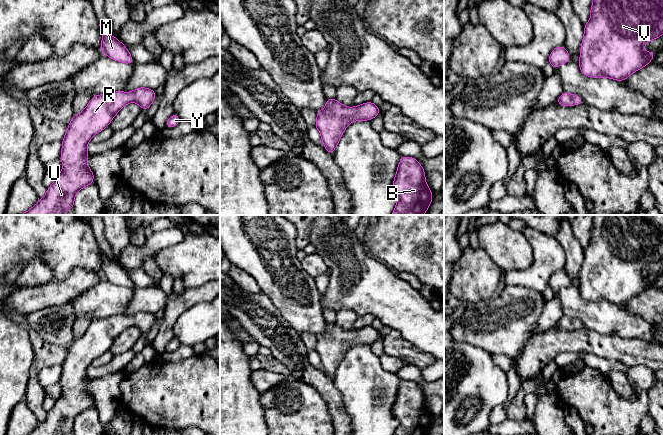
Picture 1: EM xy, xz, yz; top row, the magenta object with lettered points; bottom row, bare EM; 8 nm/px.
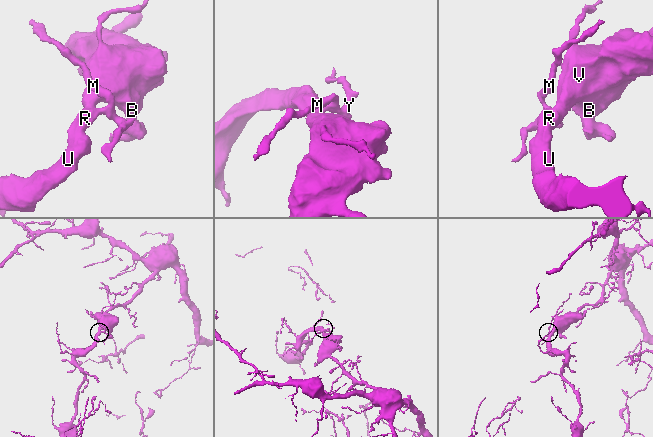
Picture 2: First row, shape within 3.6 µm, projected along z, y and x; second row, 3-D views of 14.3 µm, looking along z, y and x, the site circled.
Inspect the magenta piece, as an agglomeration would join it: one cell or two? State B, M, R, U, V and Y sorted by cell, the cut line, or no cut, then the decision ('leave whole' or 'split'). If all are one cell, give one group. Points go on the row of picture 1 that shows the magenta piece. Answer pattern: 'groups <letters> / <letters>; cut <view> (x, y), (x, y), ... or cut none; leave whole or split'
groups B M R U V Y; cut none; leave whole

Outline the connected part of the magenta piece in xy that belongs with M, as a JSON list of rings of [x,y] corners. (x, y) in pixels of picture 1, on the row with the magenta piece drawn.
[[[101,26],[100,29],[102,42],[99,49],[103,52],[103,54],[120,63],[134,65],[135,62],[127,47],[122,44],[117,37],[108,35]]]

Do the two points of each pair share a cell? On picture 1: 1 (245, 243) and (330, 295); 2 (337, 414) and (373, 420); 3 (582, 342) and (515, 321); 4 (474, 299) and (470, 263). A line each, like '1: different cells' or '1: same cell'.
1: different cells
2: different cells
3: different cells
4: same cell

